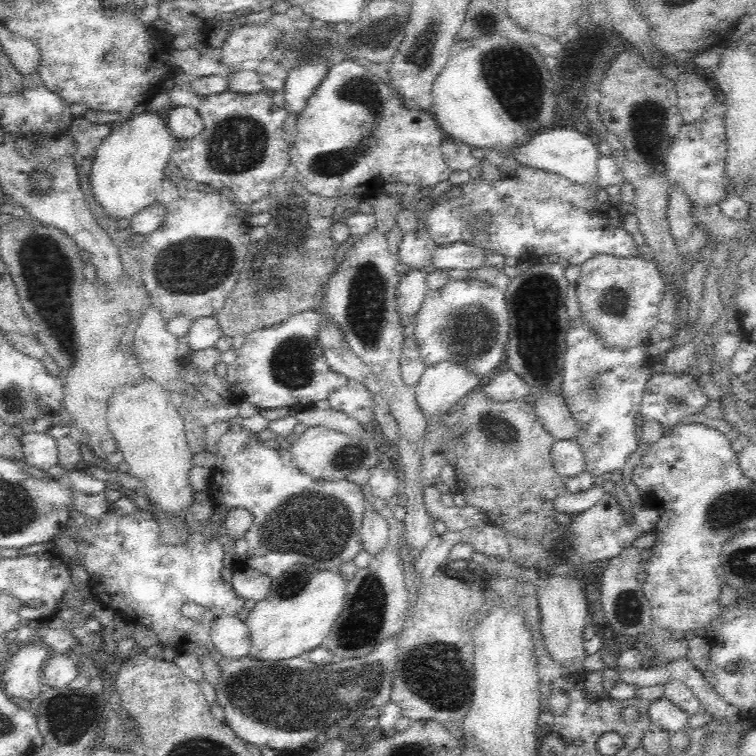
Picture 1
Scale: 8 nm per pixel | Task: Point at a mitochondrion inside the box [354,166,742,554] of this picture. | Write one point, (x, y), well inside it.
(466, 331)

